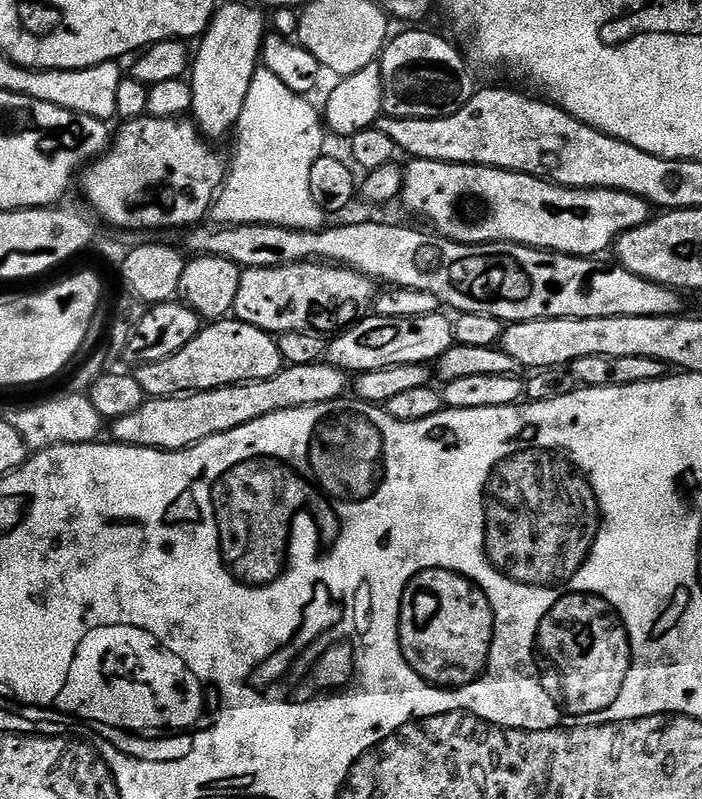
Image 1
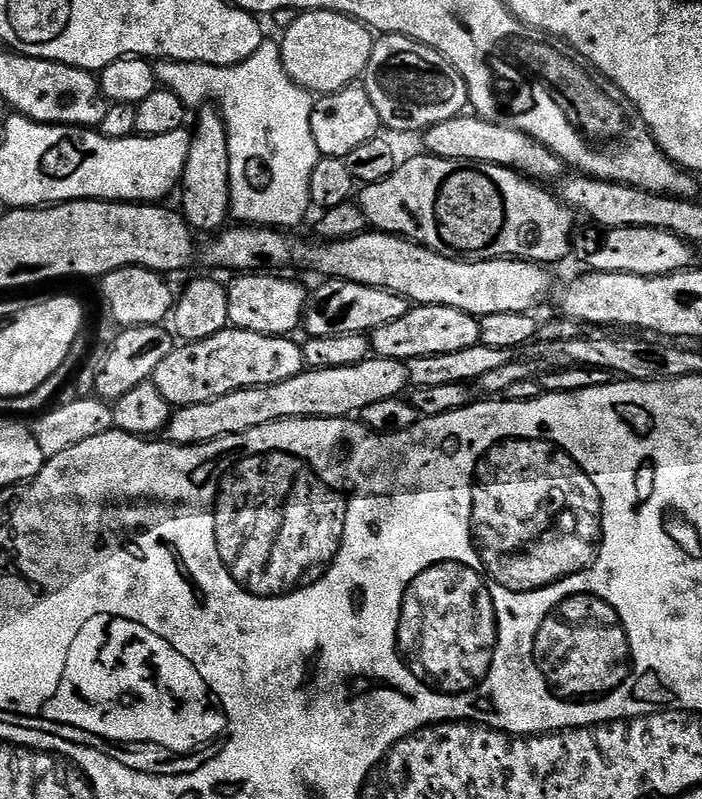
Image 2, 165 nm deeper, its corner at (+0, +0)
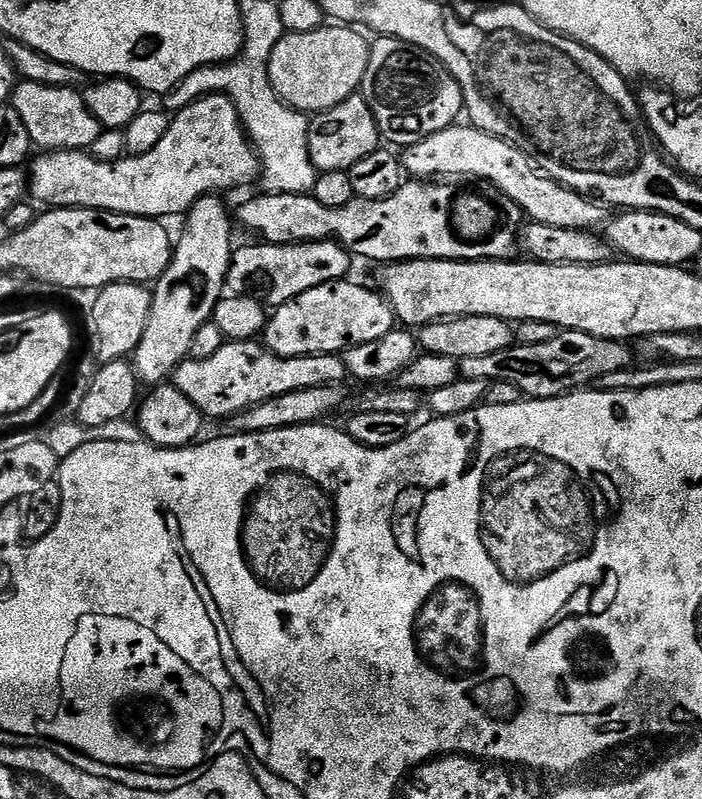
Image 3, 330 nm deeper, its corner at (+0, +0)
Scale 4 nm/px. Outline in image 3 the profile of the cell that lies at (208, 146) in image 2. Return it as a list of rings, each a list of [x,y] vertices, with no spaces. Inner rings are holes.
[[[213,194],[210,196],[203,196],[198,198],[198,202],[194,202],[194,206],[188,209],[186,215],[183,217],[184,229],[181,230],[180,236],[178,232],[178,239],[174,244],[174,251],[172,253],[172,261],[170,266],[166,266],[166,270],[160,275],[159,280],[155,281],[154,291],[152,292],[152,309],[150,310],[150,322],[146,326],[146,334],[142,334],[142,342],[136,347],[134,353],[134,367],[136,369],[136,379],[141,385],[155,386],[163,384],[171,377],[172,371],[184,360],[189,359],[188,351],[190,350],[190,342],[194,342],[194,334],[198,334],[198,330],[202,330],[204,324],[209,323],[212,318],[212,312],[216,309],[216,303],[220,301],[220,297],[225,295],[226,285],[228,283],[228,267],[232,261],[232,253],[234,251],[234,243],[232,244],[232,224],[234,228],[234,220],[230,215],[230,208],[223,204],[219,195]]]

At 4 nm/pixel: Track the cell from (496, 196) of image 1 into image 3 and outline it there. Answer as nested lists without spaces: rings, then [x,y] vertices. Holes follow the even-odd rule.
[[[419,178],[409,179],[401,184],[400,189],[394,194],[390,194],[390,198],[382,198],[381,200],[351,200],[346,206],[338,206],[338,210],[330,210],[326,206],[322,206],[322,202],[318,202],[310,194],[301,194],[299,192],[273,192],[271,194],[259,194],[253,200],[248,200],[240,209],[235,209],[234,216],[244,228],[249,228],[252,232],[257,232],[261,241],[270,244],[305,244],[306,242],[314,242],[315,240],[337,240],[347,252],[351,252],[353,257],[364,260],[380,260],[381,265],[391,264],[393,262],[403,262],[405,260],[510,260],[517,255],[518,252],[518,233],[522,227],[522,213],[520,207],[510,198],[506,198],[502,193],[495,190],[487,190],[483,192],[483,187],[476,186],[473,192],[460,192],[456,196],[456,188],[452,182],[441,182],[439,179],[421,180]]]

